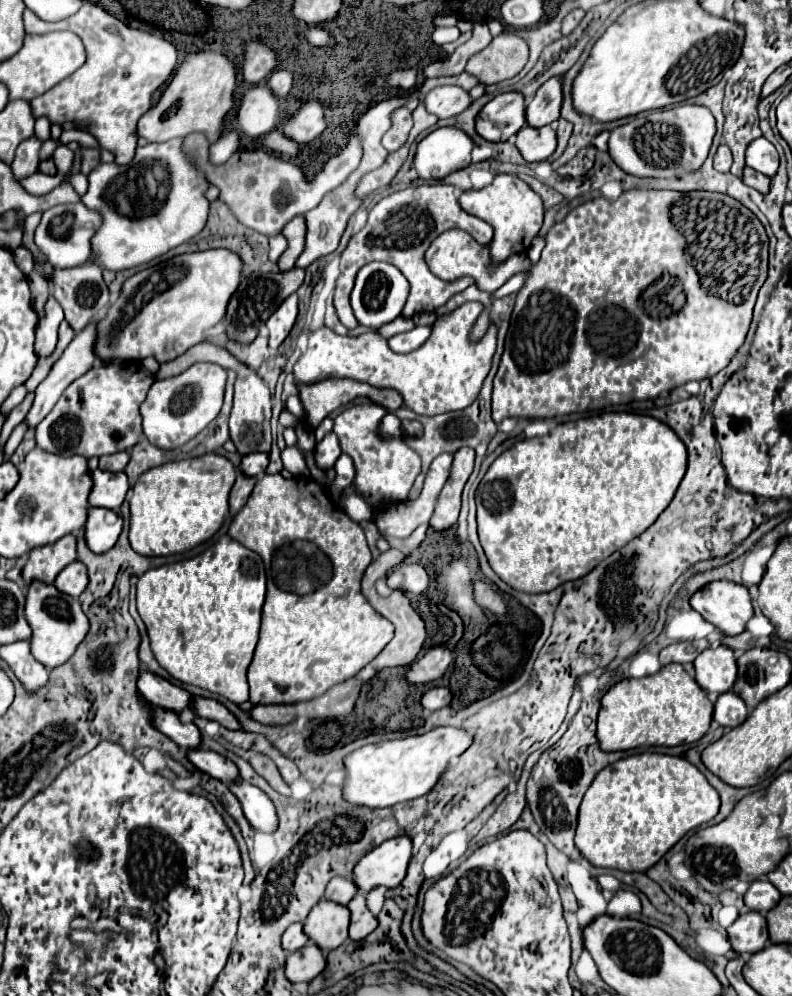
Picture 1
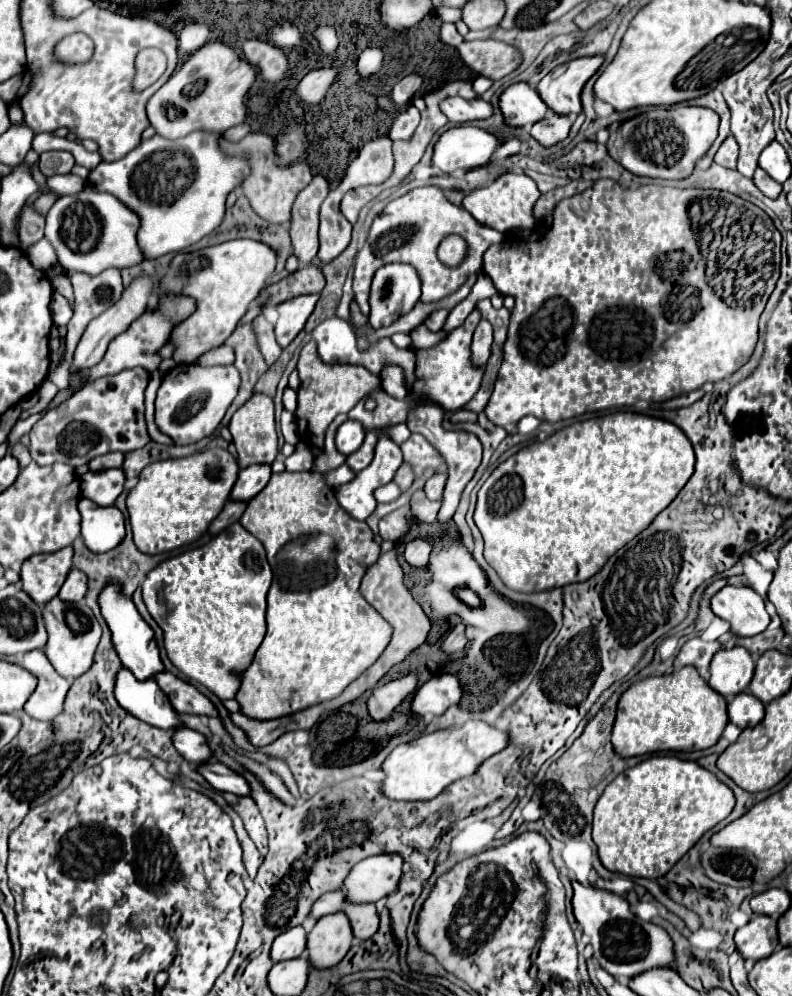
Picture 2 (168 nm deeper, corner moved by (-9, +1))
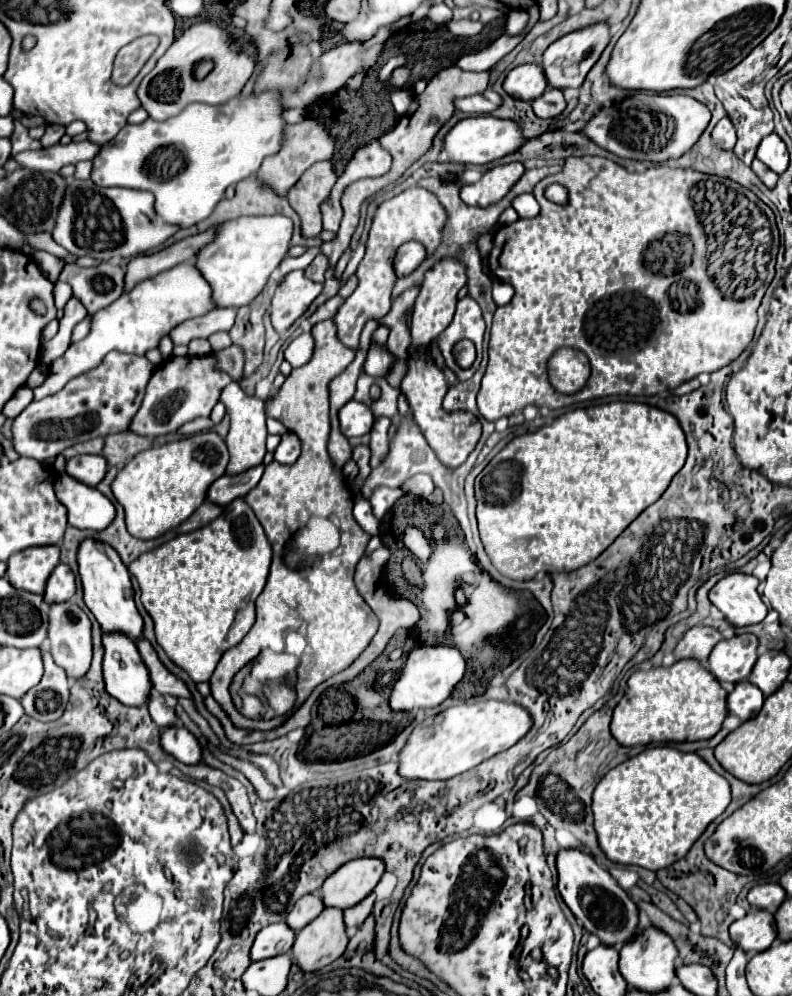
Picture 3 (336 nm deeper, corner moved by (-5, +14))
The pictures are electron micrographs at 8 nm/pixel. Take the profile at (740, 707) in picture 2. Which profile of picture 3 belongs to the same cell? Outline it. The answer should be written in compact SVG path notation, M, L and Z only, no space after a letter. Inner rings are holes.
M742 680L728 694L728 712L738 716L744 722L760 712L762 702L764 702L764 694L756 686L752 686L748 680Z

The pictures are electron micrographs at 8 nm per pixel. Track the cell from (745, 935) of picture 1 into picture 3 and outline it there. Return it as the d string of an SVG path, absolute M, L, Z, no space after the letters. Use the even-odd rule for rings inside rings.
M768 910L748 912L744 918L730 924L730 938L744 952L762 952L776 940L774 916Z

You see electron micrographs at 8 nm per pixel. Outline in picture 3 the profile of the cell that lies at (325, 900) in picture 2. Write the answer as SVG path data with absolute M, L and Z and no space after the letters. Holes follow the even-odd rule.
M306 894L306 896L302 896L302 898L294 904L294 908L290 910L286 922L288 922L288 926L292 926L294 932L298 932L298 930L302 930L308 922L312 922L322 910L324 910L322 896L318 896L318 894Z

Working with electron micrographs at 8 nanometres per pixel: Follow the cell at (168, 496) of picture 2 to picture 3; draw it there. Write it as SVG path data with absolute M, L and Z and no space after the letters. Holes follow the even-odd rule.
M200 432L186 440L152 446L118 472L112 482L114 498L126 510L128 532L140 540L152 540L178 528L206 500L206 492L228 466L226 442L216 432Z

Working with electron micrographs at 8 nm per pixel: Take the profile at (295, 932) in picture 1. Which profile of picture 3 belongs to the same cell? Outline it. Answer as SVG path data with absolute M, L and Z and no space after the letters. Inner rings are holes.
M276 922L260 930L252 946L252 960L264 960L270 956L286 954L294 946L296 932L286 922Z

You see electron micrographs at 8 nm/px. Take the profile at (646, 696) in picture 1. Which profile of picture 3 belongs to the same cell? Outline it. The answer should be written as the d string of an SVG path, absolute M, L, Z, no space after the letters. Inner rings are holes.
M678 660L664 668L638 670L628 678L624 698L614 708L610 732L622 746L658 742L694 742L712 738L728 716L726 690L696 660Z

